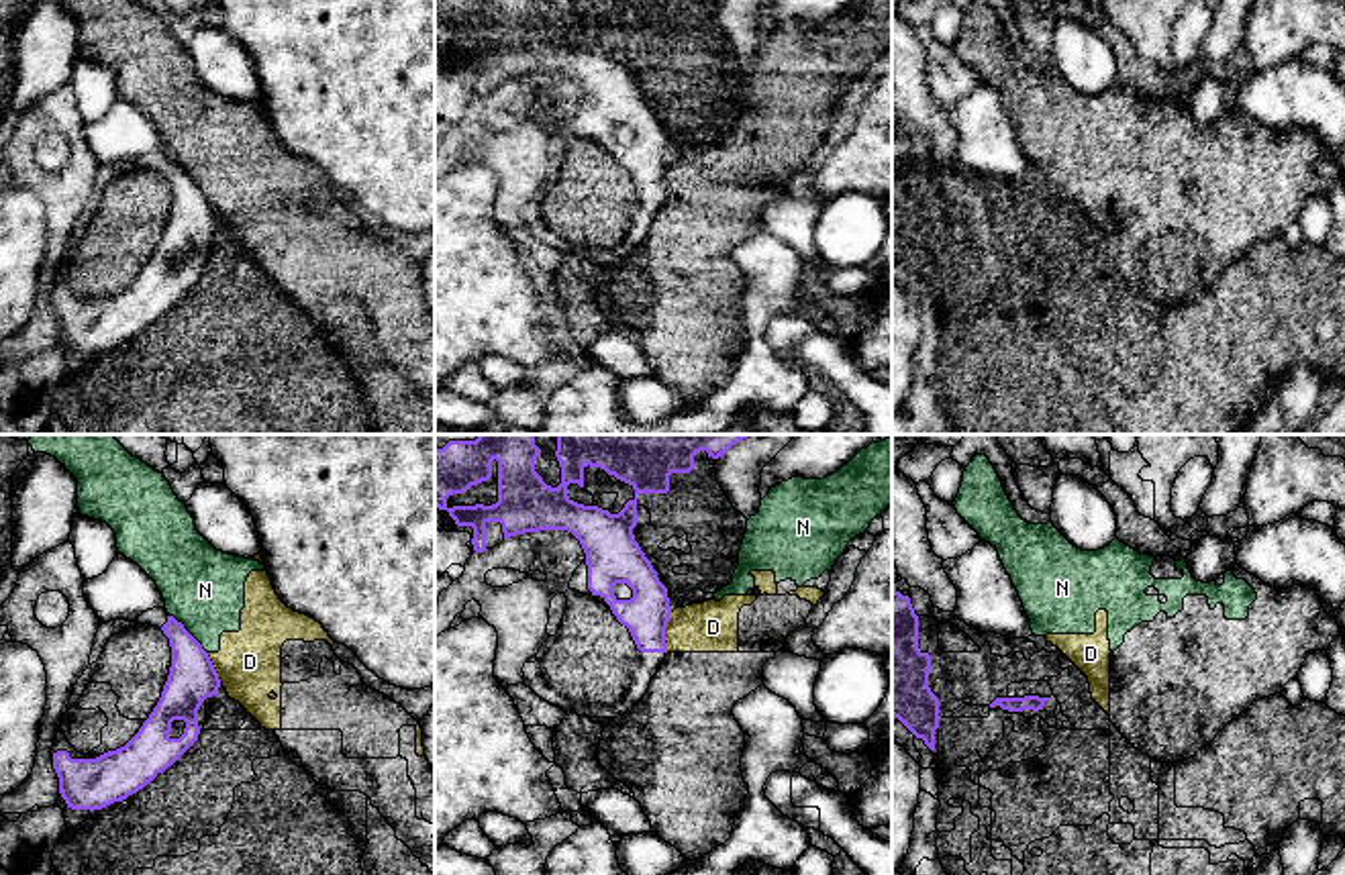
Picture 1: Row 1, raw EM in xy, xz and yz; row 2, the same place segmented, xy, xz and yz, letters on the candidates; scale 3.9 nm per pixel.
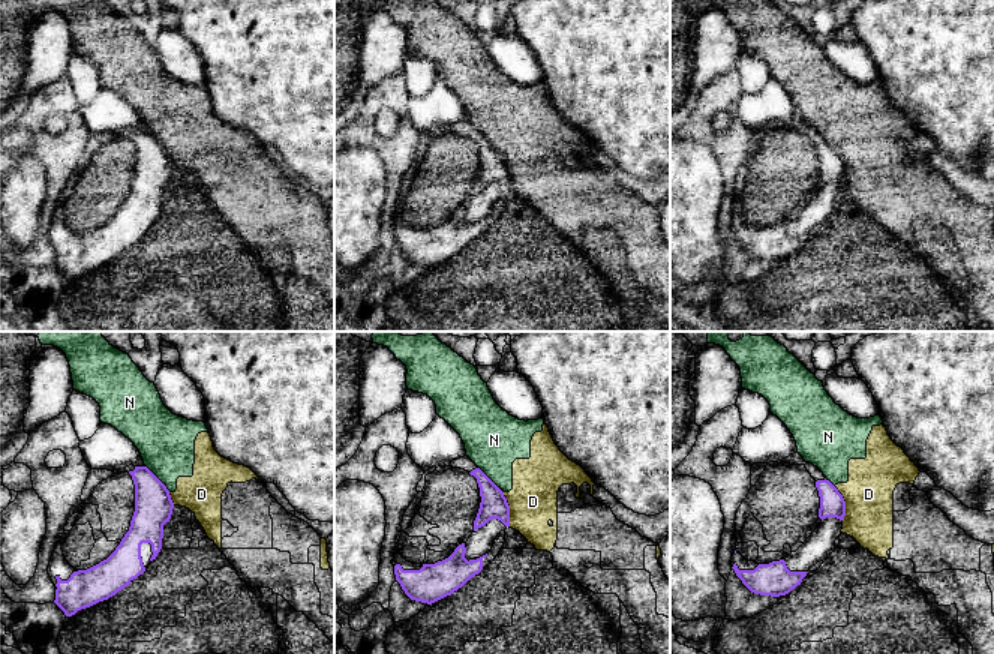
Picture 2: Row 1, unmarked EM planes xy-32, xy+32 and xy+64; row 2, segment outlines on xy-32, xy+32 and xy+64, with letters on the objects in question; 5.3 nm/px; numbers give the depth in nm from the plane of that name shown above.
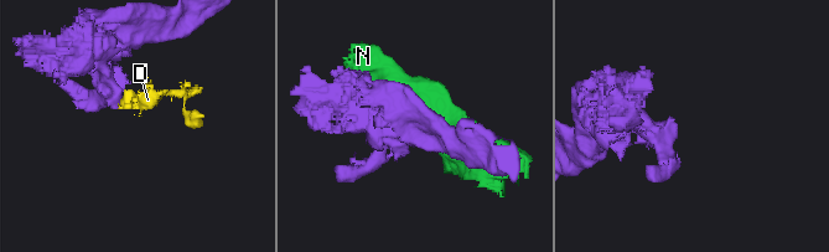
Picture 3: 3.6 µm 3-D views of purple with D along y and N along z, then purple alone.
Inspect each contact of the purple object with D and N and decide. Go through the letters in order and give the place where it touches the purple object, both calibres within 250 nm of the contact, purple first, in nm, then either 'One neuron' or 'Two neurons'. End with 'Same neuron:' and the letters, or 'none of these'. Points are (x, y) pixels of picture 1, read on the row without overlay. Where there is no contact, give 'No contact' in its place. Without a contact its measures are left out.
D: Touches purple at xz (664, 176). Thickness 180 nm (purple) against 200 nm. Two neurons
N: Touches purple at xy (188, 176). Thickness 190 nm (purple) against 320 nm. Two neurons
Same neuron: none of these

